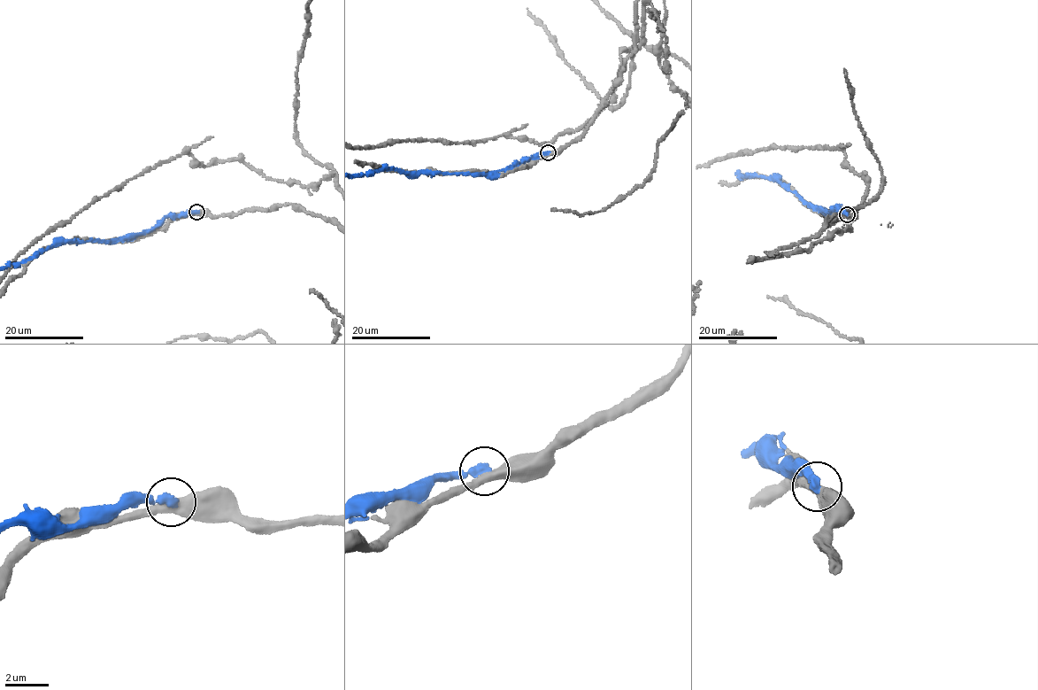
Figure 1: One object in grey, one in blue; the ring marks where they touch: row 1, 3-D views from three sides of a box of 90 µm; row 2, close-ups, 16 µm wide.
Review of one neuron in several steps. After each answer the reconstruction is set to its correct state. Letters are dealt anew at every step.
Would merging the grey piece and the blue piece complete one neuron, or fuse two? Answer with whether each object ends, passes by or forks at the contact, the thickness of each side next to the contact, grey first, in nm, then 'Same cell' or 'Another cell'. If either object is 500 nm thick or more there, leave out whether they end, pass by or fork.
At the ring grey passes by. At the ring blue ends. Thickness 440 nm (grey) against 400 nm. Another cell

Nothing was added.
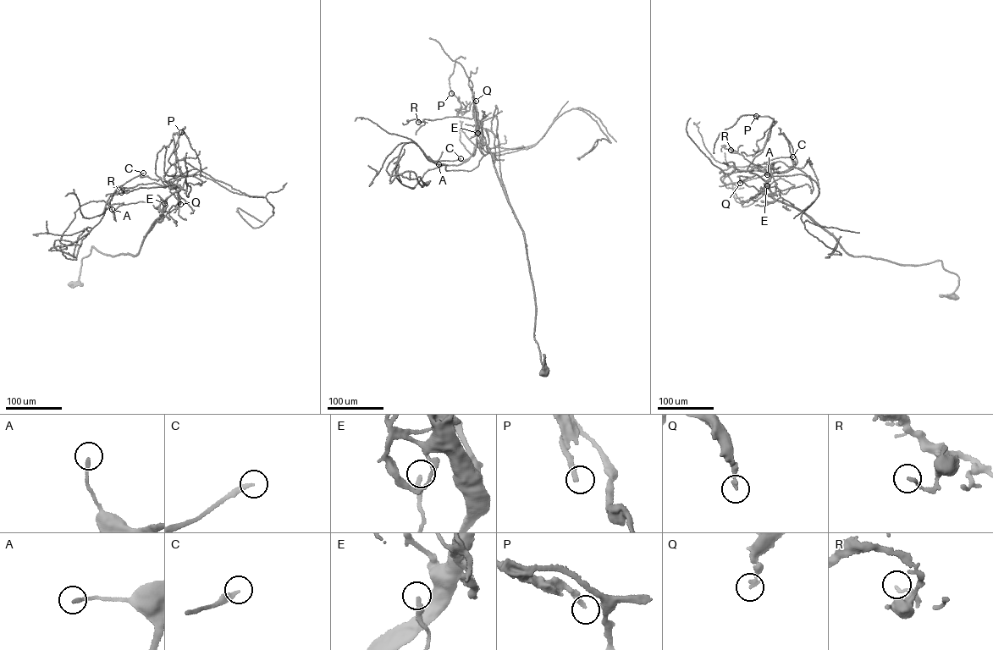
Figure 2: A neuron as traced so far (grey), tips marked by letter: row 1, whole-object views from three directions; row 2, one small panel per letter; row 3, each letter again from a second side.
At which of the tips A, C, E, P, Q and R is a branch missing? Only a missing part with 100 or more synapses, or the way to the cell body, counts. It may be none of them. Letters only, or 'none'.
Q

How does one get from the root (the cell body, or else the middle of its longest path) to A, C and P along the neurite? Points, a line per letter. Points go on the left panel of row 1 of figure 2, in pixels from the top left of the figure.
A: (74, 284), (91, 246), (107, 255), (135, 256), (163, 215), (150, 201), (118, 206), (114, 219), (112, 209)
C: (74, 284), (91, 246), (107, 255), (135, 256), (155, 223), (179, 206), (176, 187), (143, 173)
P: (74, 284), (91, 246), (110, 256), (138, 253), (168, 197), (183, 187), (173, 151), (185, 127), (181, 132)

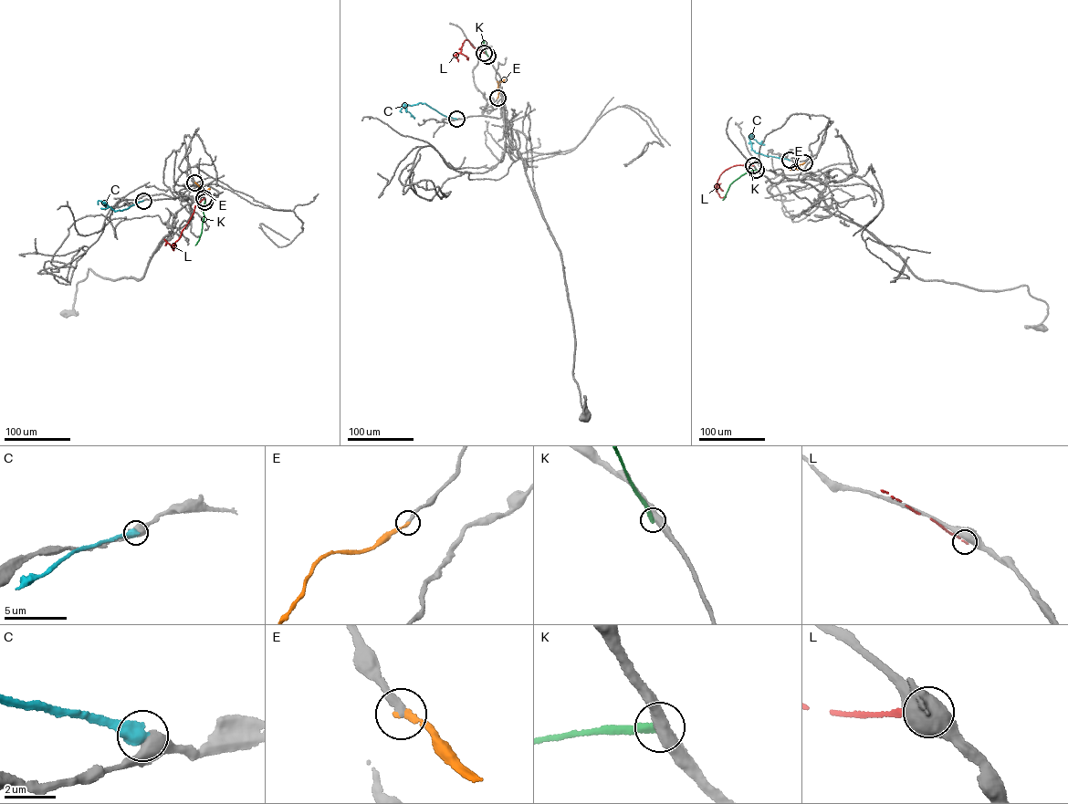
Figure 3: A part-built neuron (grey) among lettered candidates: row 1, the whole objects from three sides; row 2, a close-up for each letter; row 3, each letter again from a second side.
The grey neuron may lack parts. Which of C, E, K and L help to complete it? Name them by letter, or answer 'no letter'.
E

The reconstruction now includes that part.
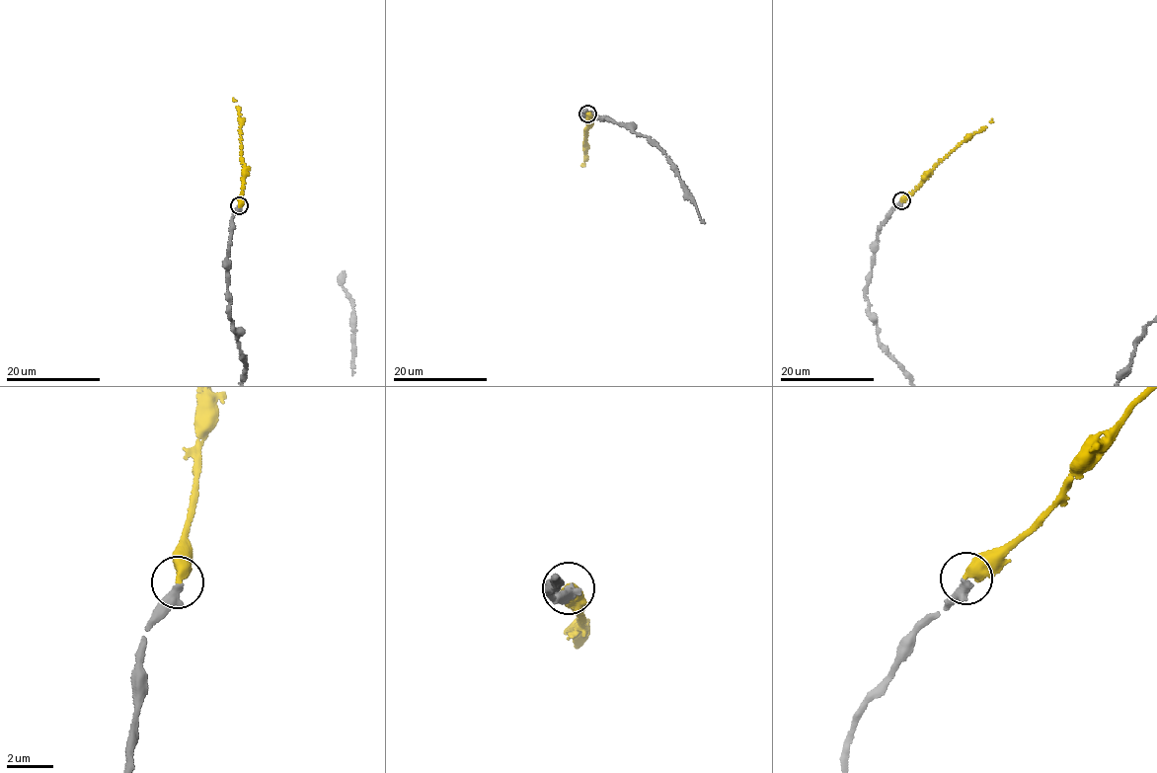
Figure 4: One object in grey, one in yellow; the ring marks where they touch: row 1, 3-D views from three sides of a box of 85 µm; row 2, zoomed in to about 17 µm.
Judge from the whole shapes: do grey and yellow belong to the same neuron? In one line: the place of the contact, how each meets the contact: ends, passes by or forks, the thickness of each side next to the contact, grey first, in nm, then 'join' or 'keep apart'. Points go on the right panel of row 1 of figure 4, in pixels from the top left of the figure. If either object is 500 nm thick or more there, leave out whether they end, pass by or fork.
place (901, 200); calibres 440 and 500 nm; join

